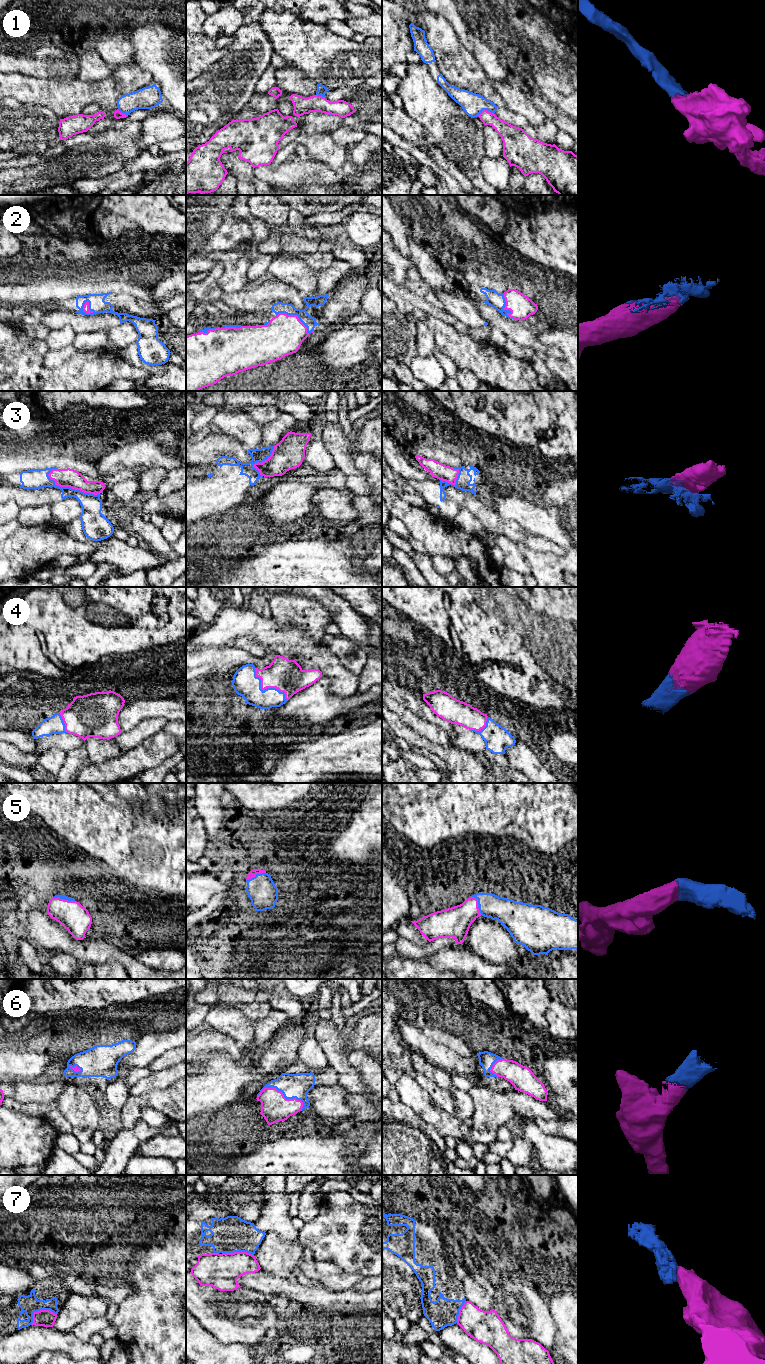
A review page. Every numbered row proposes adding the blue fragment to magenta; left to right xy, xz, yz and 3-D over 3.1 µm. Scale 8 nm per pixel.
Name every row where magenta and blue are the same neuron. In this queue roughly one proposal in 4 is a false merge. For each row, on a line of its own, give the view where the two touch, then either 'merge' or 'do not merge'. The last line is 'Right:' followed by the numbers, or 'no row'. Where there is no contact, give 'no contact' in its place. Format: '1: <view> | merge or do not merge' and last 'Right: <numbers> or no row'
1: yz | do not merge
2: xz | merge
3: xy | merge
4: xz | merge
5: xz | merge
6: xz | merge
7: xy | do not merge
Right: 2, 3, 4, 5, 6

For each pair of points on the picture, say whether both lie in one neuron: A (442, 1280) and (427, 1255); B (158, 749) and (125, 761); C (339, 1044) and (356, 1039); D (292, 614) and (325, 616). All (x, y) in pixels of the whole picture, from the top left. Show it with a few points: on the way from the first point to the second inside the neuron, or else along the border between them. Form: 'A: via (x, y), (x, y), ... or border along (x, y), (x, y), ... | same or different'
A: via (436, 1274), (429, 1261) | same
B: via (150, 753), (133, 761) | same
C: border along (348, 1030), (347, 1052) | different
D: via (300, 614), (317, 616) | same

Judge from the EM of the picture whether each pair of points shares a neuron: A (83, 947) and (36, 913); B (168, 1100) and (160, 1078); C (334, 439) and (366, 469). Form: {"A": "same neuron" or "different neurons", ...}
{"A": "same neuron", "B": "different neurons", "C": "different neurons"}

